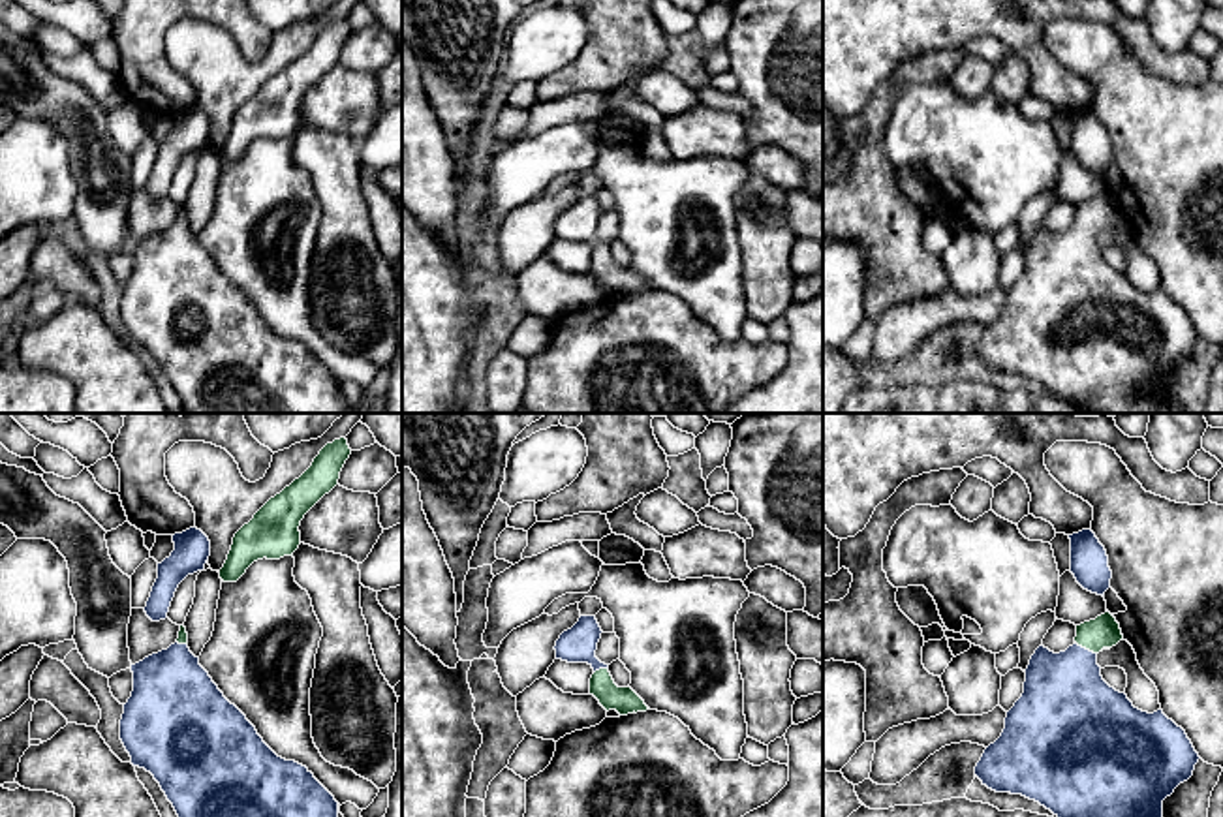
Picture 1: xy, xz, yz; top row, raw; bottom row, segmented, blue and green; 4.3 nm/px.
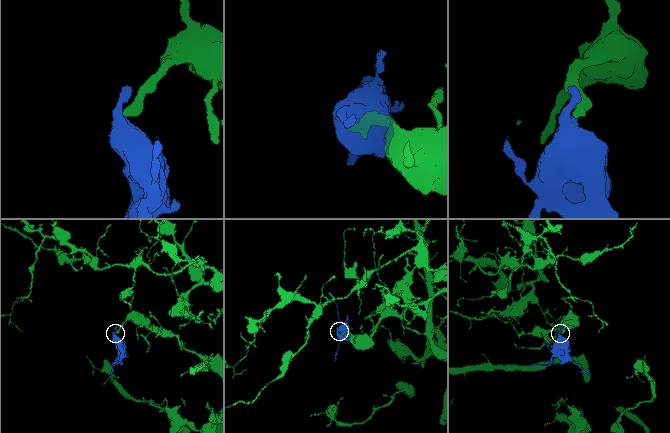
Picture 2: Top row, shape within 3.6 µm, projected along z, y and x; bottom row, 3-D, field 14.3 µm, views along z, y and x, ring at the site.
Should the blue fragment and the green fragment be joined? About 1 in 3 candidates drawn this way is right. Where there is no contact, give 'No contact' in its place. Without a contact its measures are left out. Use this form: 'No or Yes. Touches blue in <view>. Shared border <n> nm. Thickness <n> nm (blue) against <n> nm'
Yes. Touches blue in yz. Shared border 110 nm. Thickness 380 nm (blue) against 140 nm

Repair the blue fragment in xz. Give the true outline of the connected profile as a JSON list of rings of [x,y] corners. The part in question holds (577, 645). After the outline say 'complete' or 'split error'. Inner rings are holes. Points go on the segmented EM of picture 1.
[[[581,616],[579,622],[556,640],[556,659],[588,663],[594,669],[590,695],[594,695],[607,712],[616,710],[620,716],[627,716],[650,710],[631,687],[618,687],[609,672],[609,665],[596,657],[601,633],[596,616]]]; split error

